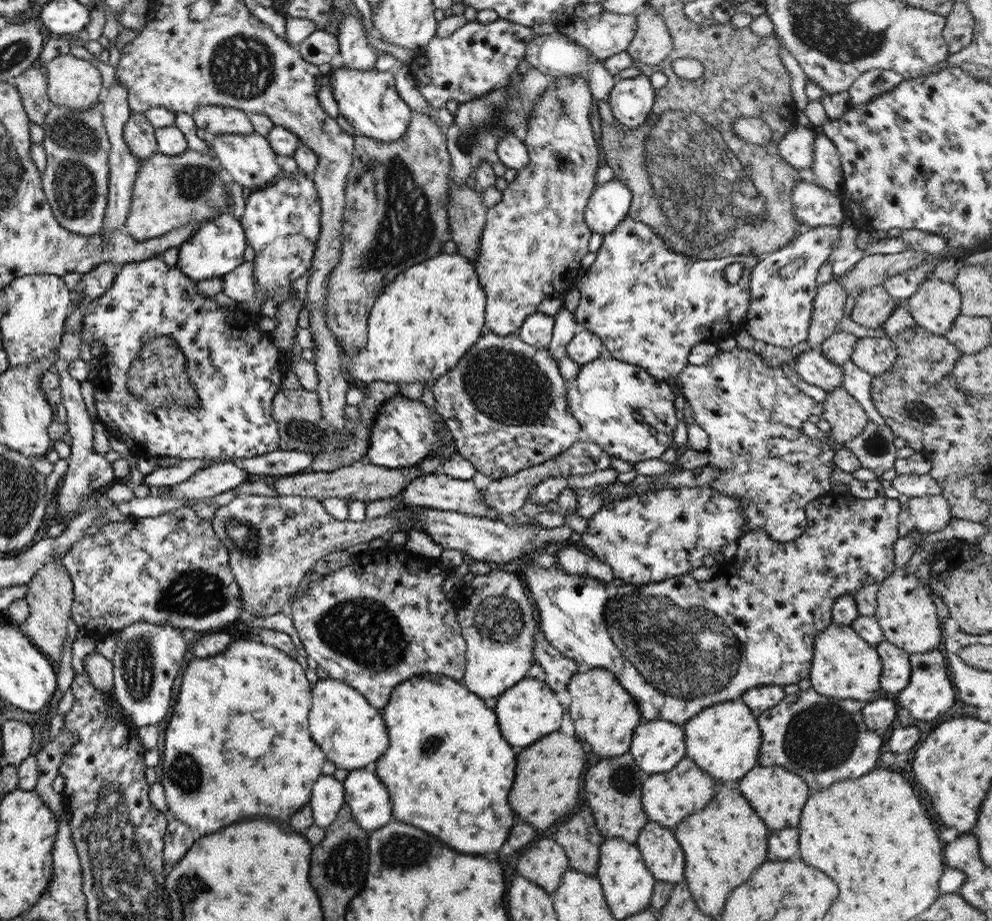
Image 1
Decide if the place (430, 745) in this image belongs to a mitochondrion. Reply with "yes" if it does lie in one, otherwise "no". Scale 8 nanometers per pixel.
yes

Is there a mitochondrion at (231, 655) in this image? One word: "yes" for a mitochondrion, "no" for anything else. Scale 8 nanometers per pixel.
no

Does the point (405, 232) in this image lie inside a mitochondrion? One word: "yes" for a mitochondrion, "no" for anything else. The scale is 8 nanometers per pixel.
yes

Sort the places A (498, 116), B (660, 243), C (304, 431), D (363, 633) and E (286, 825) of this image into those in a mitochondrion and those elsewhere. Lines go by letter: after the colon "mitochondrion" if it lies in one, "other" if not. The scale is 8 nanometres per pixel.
A: mitochondrion
B: mitochondrion
C: mitochondrion
D: mitochondrion
E: other

